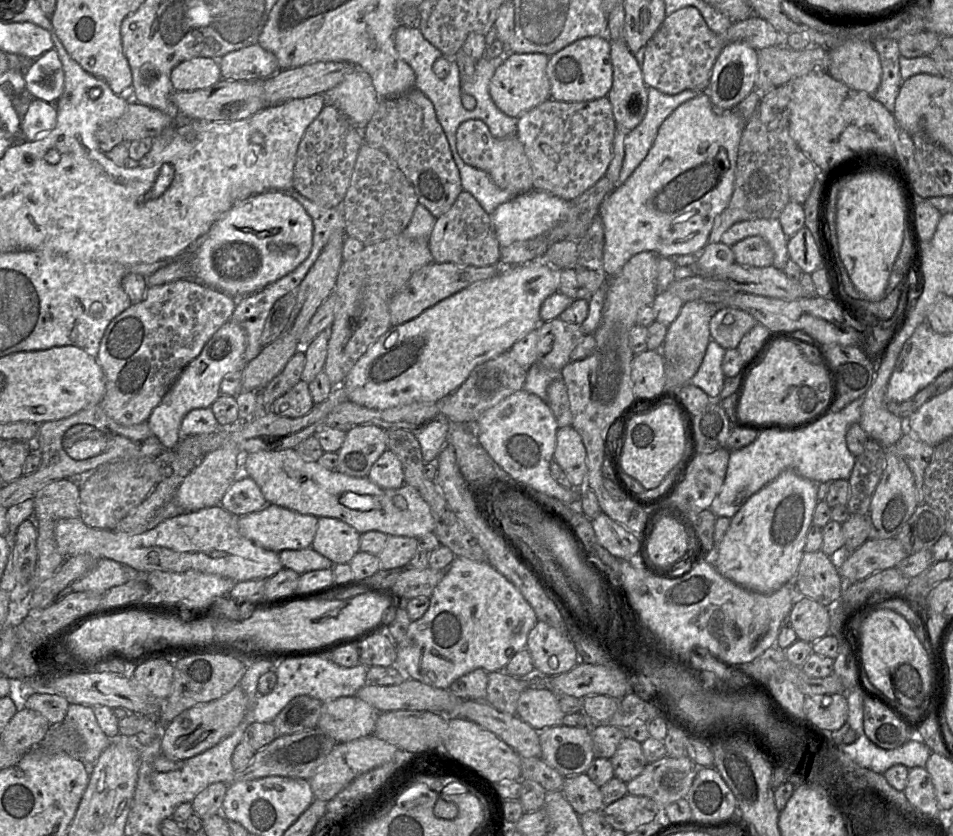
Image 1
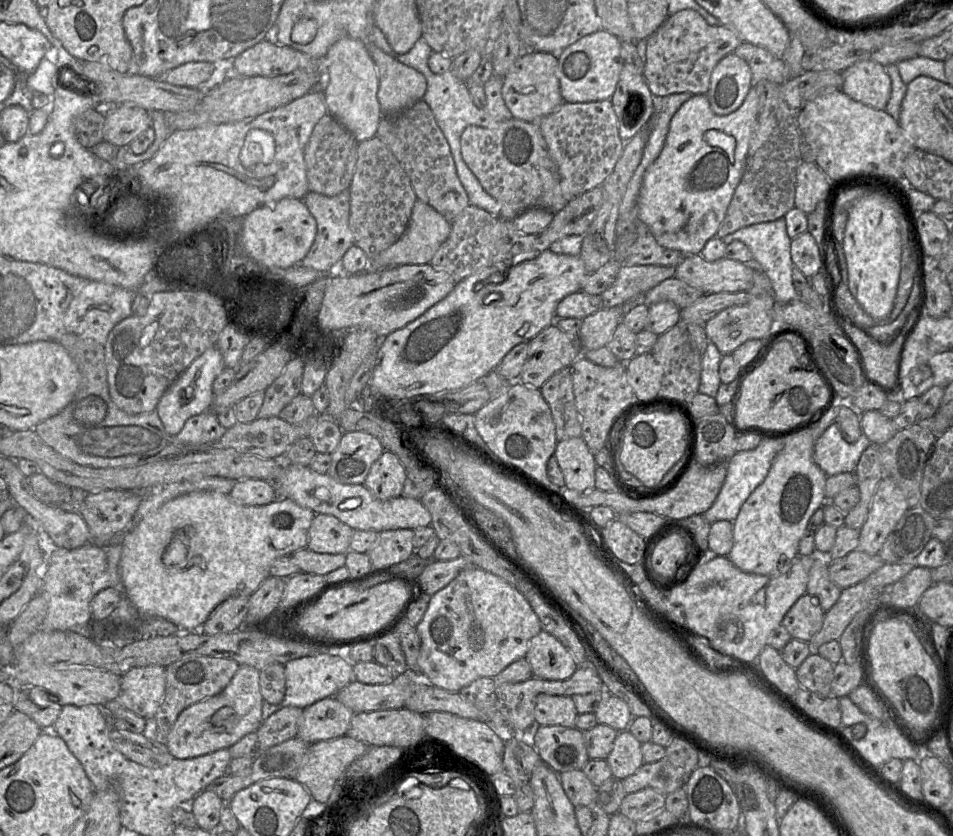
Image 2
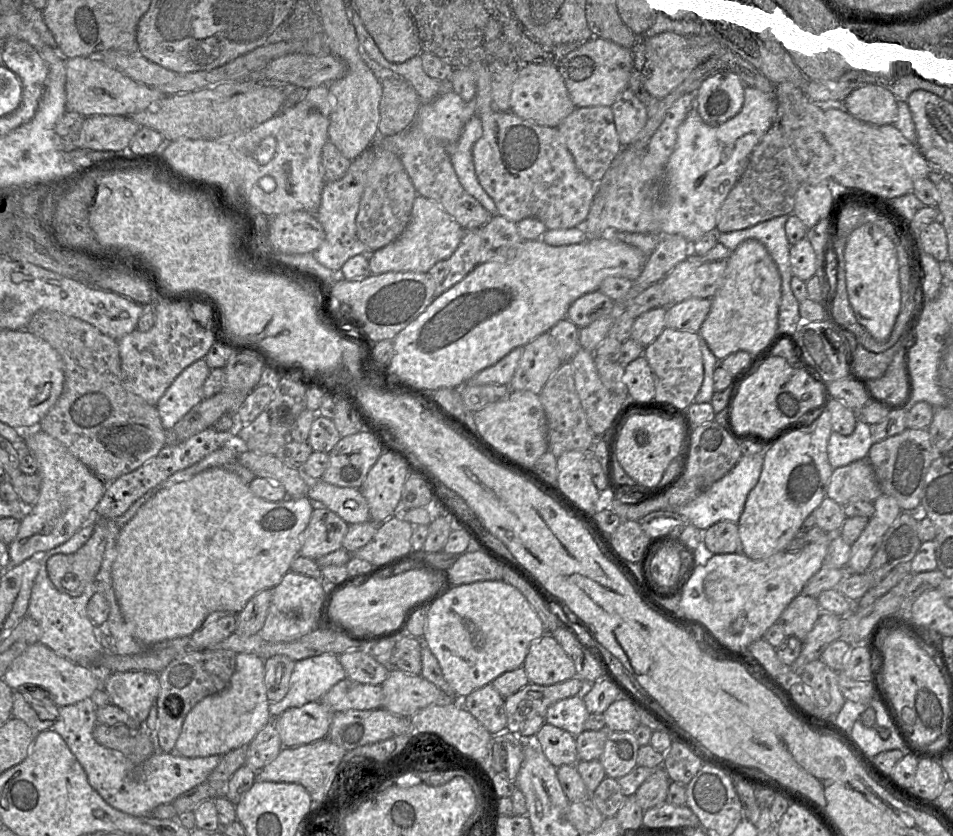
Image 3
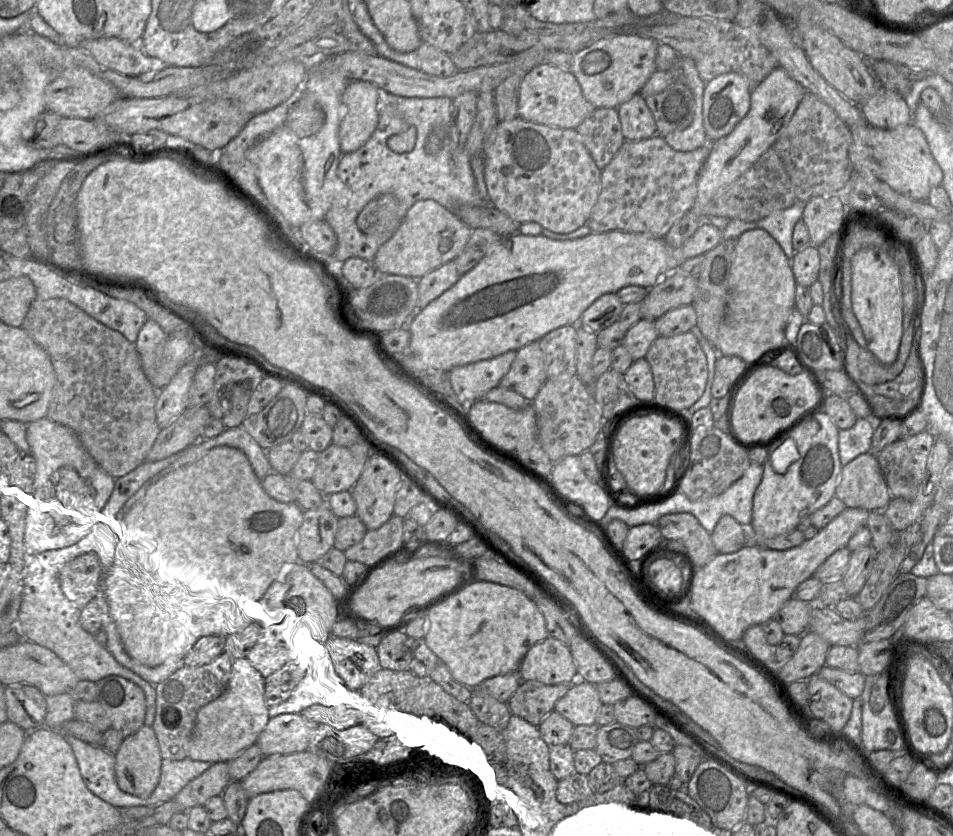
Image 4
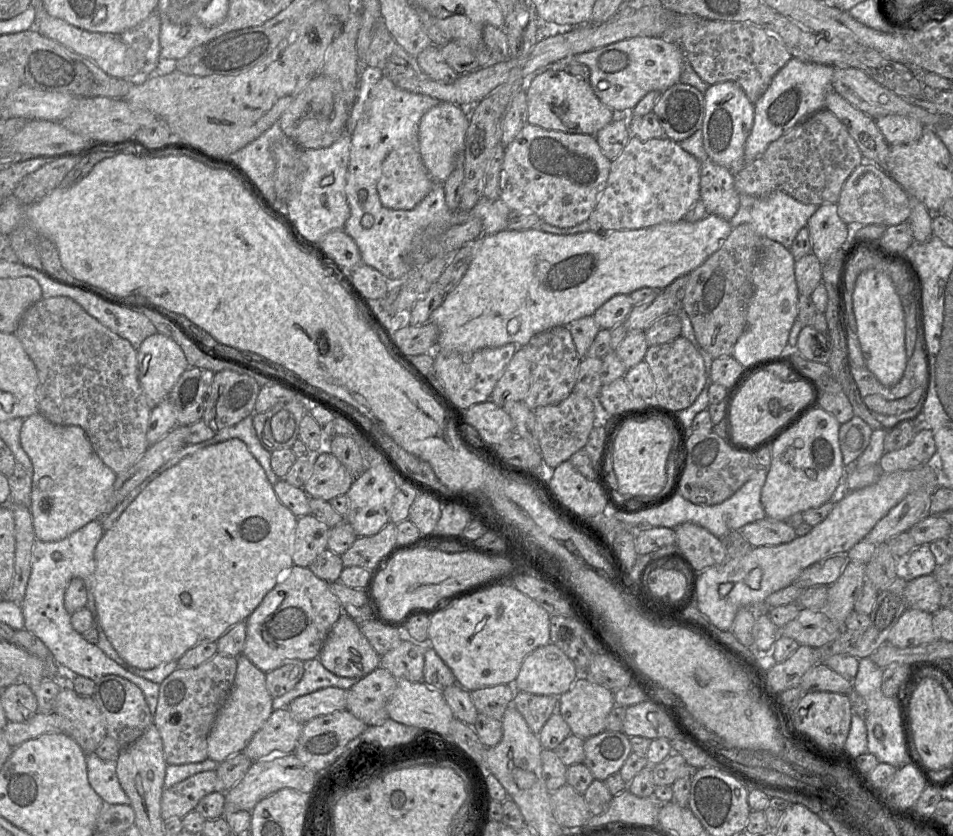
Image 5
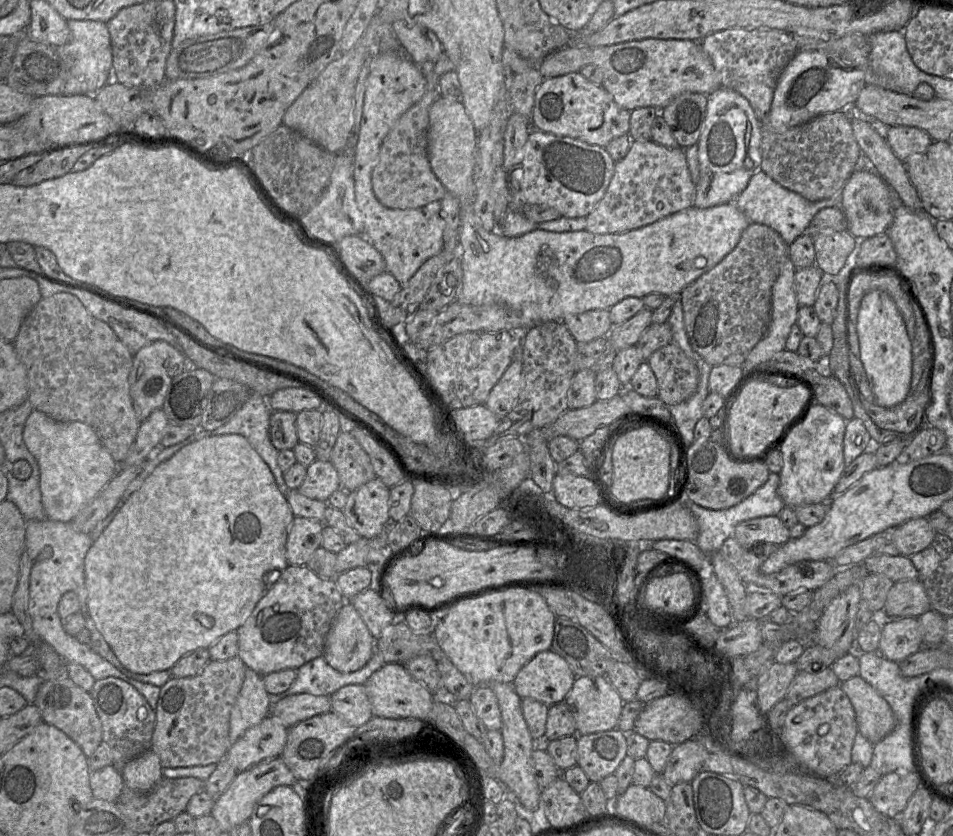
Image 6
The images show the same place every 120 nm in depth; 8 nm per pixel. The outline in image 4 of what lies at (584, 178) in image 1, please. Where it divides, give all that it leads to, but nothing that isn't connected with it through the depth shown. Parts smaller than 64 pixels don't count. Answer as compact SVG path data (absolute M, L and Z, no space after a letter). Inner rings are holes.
M596 108L575 130L601 170L625 142L616 108Z

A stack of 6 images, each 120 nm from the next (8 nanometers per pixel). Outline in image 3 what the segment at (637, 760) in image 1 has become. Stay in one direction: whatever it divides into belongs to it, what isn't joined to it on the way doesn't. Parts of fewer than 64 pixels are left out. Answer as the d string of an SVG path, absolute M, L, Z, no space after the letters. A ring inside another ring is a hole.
M609 732L599 761L607 777L619 779L637 766L640 745L633 732Z

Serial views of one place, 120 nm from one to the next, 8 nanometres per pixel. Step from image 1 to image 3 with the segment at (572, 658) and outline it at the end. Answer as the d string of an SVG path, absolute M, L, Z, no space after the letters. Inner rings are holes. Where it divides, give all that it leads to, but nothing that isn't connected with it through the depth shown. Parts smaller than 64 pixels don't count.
M545 634L530 645L523 668L529 683L543 686L561 683L577 676L573 660L552 634Z

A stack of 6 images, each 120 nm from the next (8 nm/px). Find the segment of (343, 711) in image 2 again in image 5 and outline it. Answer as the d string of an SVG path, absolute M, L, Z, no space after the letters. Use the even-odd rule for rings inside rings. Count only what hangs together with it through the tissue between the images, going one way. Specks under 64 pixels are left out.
M288 708L276 709L241 752L252 761L267 759L274 751L293 754L303 725L291 715Z

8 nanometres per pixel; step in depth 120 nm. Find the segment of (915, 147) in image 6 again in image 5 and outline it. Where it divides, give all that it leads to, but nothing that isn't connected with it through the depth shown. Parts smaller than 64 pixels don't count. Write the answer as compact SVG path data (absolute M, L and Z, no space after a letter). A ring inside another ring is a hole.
M901 115L882 116L875 122L890 146L916 142L924 129L917 119Z

